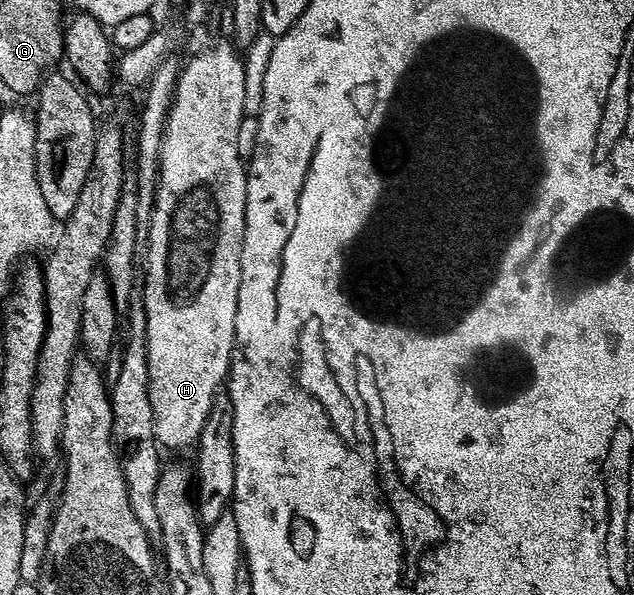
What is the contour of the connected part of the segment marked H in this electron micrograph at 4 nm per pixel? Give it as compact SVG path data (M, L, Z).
M229 40L218 41L215 45L207 47L203 53L198 53L194 58L187 60L182 66L182 72L179 75L179 79L175 87L175 95L171 101L170 113L167 115L166 130L163 132L162 151L160 153L160 161L158 163L158 190L154 193L154 210L150 217L150 231L148 234L148 240L150 240L150 246L146 249L146 282L141 282L140 296L142 299L142 306L146 312L146 354L148 355L148 395L150 396L150 402L152 403L152 415L154 416L154 434L158 436L159 446L165 447L166 445L170 449L186 449L189 447L197 446L198 436L204 431L204 423L208 419L210 414L211 403L214 398L219 396L221 387L223 388L224 382L227 380L230 367L232 364L232 358L230 356L236 353L236 346L234 343L234 332L236 331L236 303L240 299L240 251L242 250L242 244L244 243L244 227L246 226L246 171L248 168L247 162L240 155L239 140L240 140L240 127L243 118L247 116L248 110L246 110L246 65L242 62L242 57L237 53L239 50L235 48Z

